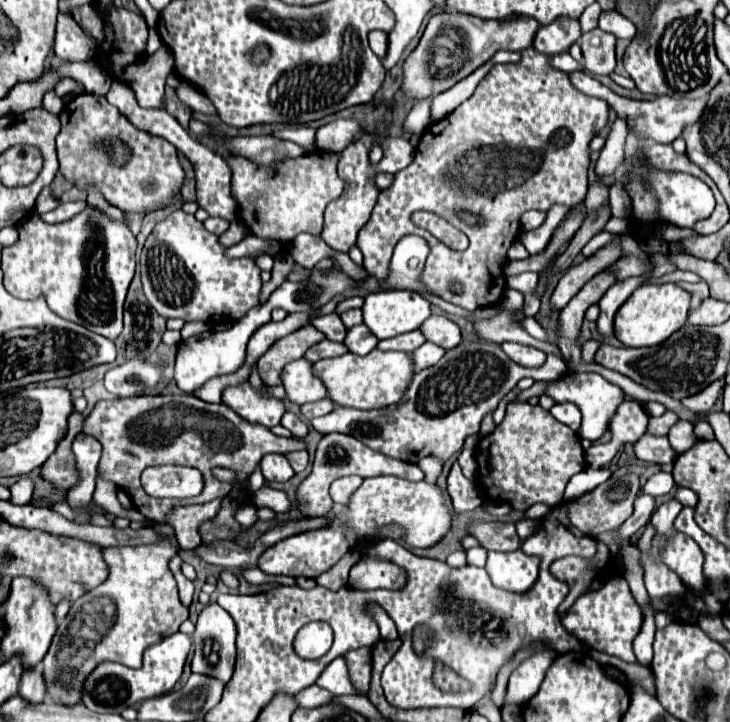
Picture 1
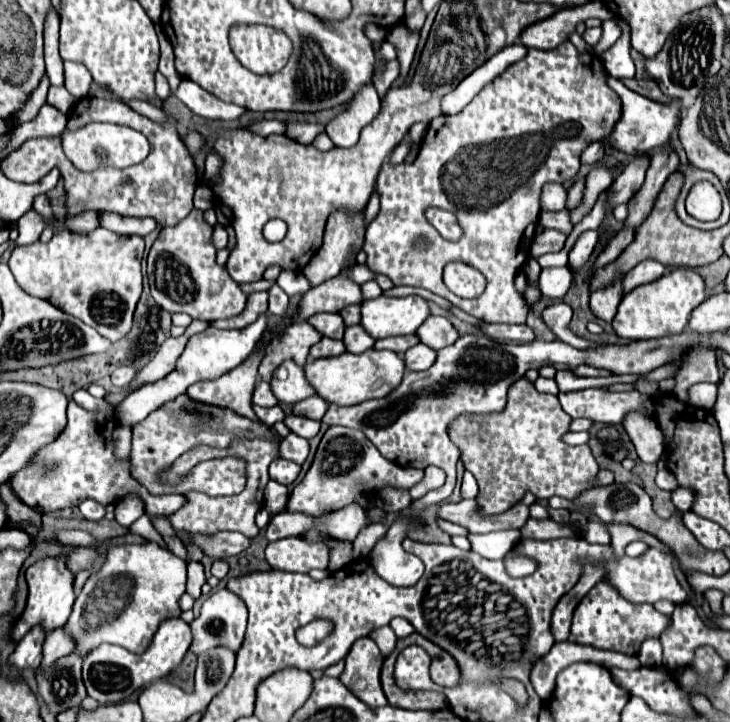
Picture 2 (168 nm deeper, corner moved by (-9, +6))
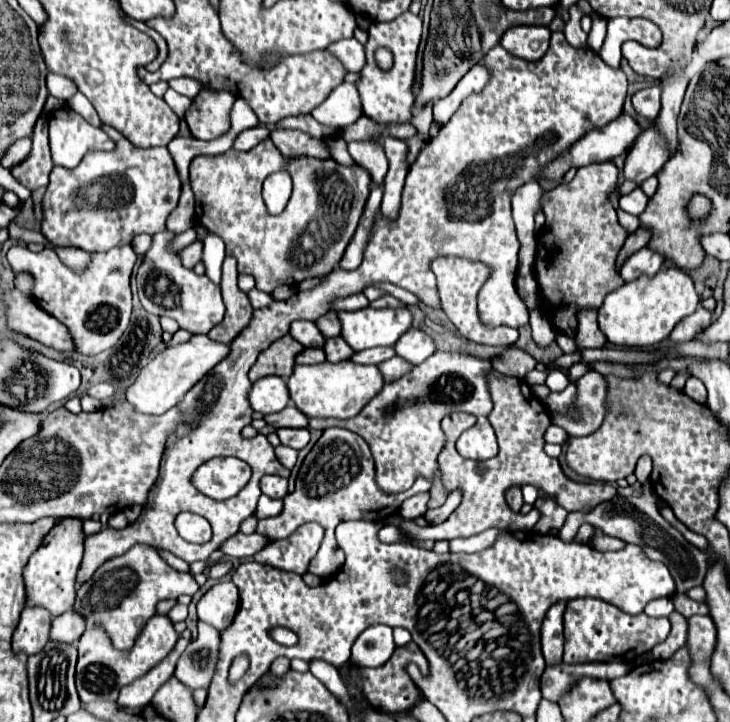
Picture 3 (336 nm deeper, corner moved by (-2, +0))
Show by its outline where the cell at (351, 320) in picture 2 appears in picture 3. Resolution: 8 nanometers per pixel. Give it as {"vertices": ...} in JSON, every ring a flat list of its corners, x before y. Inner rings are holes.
{"vertices":[[329,311,321,319,317,319,317,327,321,329,321,333,325,337,337,337,341,333,341,321,339,321,335,311]]}

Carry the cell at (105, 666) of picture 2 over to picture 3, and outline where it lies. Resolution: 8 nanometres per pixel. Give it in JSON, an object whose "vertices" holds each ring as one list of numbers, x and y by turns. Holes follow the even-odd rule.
{"vertices":[[155,615,147,621,145,629,137,637,131,651,117,651,109,643,109,637,101,627,89,627,79,639,79,661,77,661,77,691,83,703,91,701,117,701,121,687,143,677,155,665,159,665,175,647,179,635,173,623,165,615]]}

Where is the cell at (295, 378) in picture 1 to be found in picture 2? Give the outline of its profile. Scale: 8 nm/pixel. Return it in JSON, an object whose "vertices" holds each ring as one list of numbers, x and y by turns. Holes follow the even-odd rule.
{"vertices":[[284,361,280,369,276,369,270,387,278,403,288,403,288,405,294,405,316,393,312,385,306,381,304,369,298,367,294,361]]}

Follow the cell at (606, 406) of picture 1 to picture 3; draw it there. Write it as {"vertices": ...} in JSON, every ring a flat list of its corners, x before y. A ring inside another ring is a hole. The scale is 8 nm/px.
{"vertices":[[551,425,549,429,547,429,547,433,545,433,545,441,547,443,565,443,567,441,567,431,563,429,563,427,559,427,559,425]]}

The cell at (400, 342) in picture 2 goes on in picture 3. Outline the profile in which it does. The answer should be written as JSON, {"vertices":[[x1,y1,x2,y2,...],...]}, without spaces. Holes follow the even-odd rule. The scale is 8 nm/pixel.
{"vertices":[[373,347,373,349,365,349,365,351,357,351,351,361,355,363,363,363,363,365,379,365,387,359,395,357,395,349,393,347]]}

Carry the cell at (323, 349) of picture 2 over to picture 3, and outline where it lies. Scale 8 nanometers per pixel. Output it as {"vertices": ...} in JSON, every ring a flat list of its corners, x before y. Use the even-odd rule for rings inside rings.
{"vertices":[[303,349,297,355,297,363,303,363,303,365,315,365,315,363,323,363,323,361,325,361,323,349]]}

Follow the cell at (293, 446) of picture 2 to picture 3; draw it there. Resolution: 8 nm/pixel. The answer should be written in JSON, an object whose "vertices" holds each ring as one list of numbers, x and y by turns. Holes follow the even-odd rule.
{"vertices":[[279,445,279,447,275,447,275,455,281,461,281,465,285,465,287,469,293,469,293,465,297,461,297,451,295,449,291,449,287,445]]}

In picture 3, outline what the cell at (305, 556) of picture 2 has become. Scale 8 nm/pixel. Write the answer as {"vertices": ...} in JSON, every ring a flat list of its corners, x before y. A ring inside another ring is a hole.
{"vertices":[[305,523,289,539,271,541,267,547,263,547,255,555,255,561,303,575,307,573,309,563,321,545,321,539,323,529,317,523]]}

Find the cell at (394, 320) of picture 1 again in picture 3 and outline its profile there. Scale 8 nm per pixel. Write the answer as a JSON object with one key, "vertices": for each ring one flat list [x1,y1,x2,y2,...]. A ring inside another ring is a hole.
{"vertices":[[405,305,397,309,365,307,359,311,343,311,339,313,339,319,343,325,341,337,353,347,353,351,395,345,413,323,413,315]]}

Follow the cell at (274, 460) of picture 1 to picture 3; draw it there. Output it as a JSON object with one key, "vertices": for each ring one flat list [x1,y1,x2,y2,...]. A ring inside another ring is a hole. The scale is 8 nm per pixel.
{"vertices":[[265,475,261,479,261,491,269,497,283,499,287,495,287,479,279,475]]}

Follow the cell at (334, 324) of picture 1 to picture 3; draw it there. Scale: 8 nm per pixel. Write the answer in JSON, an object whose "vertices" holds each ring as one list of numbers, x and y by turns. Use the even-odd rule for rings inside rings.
{"vertices":[[293,321,289,333,305,347,323,347,325,345,325,337,315,327,315,321]]}

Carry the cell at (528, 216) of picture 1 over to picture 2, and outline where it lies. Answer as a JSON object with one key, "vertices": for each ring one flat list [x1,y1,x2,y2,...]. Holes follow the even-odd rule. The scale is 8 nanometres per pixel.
{"vertices":[[562,209,558,213,552,213,552,211,546,211,540,215,540,223,544,227,550,227,550,229,560,229,564,233,570,235,572,231,572,223,568,221,568,209]]}

